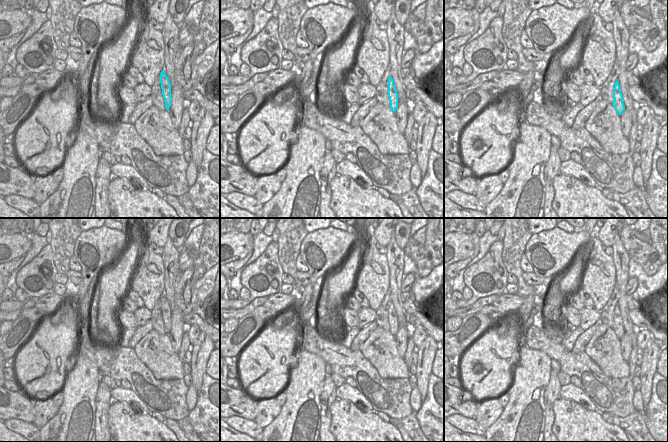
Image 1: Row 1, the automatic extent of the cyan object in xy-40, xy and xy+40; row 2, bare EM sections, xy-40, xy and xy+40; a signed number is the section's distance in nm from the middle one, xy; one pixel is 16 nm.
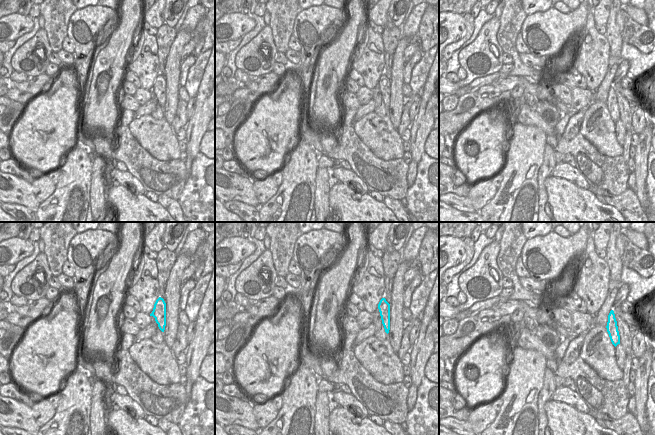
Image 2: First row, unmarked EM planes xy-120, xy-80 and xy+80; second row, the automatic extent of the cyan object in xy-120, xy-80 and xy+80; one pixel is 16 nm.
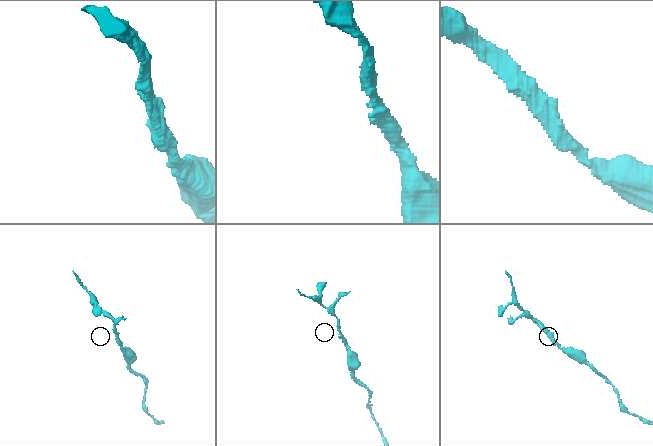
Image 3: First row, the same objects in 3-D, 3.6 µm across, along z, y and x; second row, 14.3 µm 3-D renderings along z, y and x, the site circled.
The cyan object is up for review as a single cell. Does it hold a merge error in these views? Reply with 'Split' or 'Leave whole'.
Leave whole.

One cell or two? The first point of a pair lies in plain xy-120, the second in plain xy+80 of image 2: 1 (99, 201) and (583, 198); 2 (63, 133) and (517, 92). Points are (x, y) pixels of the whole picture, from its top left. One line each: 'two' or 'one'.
1: two
2: two

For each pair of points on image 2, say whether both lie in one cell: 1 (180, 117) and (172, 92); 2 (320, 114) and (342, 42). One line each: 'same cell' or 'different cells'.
1: different cells
2: same cell

